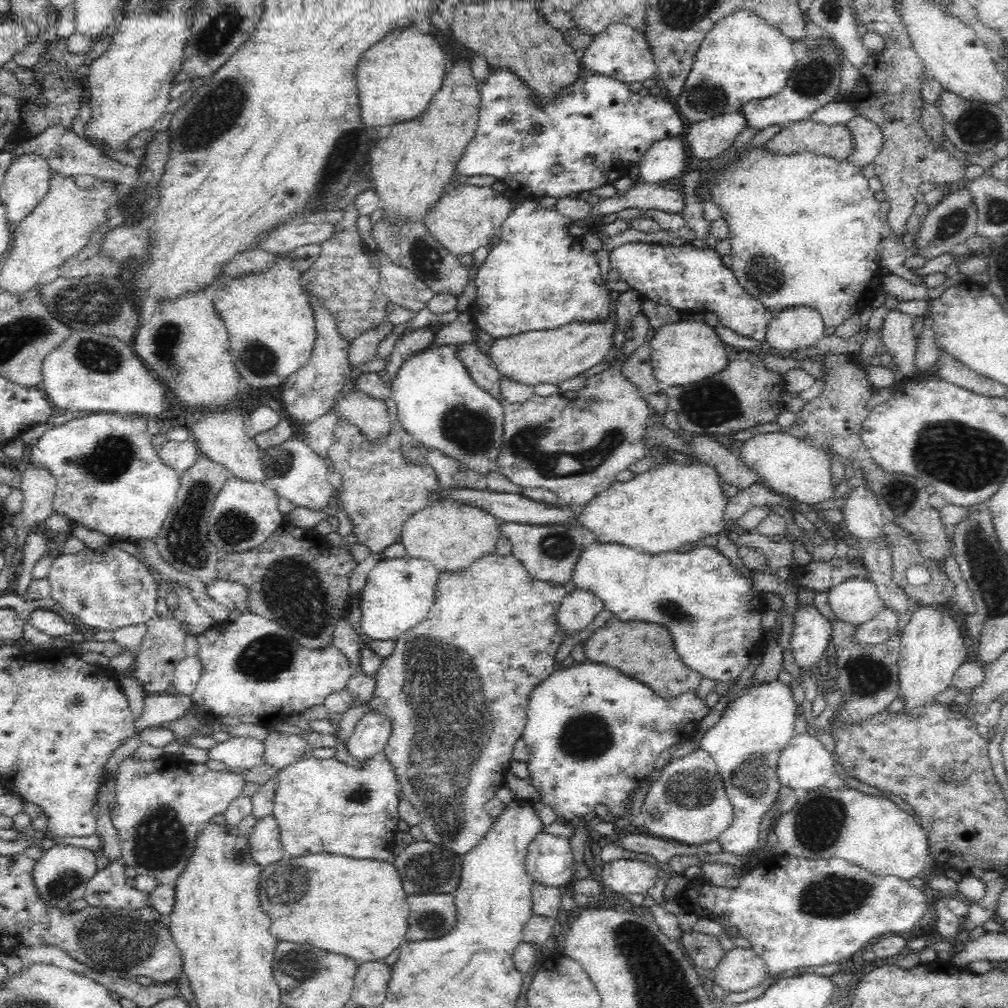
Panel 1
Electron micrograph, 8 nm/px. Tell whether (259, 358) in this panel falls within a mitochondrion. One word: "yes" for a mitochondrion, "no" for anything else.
yes

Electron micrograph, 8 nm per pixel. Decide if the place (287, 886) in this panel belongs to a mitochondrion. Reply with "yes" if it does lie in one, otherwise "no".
yes

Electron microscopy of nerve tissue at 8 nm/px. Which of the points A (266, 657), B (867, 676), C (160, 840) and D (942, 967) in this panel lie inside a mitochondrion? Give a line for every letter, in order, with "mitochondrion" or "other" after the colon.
A: mitochondrion
B: mitochondrion
C: mitochondrion
D: other

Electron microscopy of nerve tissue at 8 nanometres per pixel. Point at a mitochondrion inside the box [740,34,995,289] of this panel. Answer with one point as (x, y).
(815, 78)

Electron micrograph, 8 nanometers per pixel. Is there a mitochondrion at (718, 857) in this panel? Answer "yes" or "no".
no

